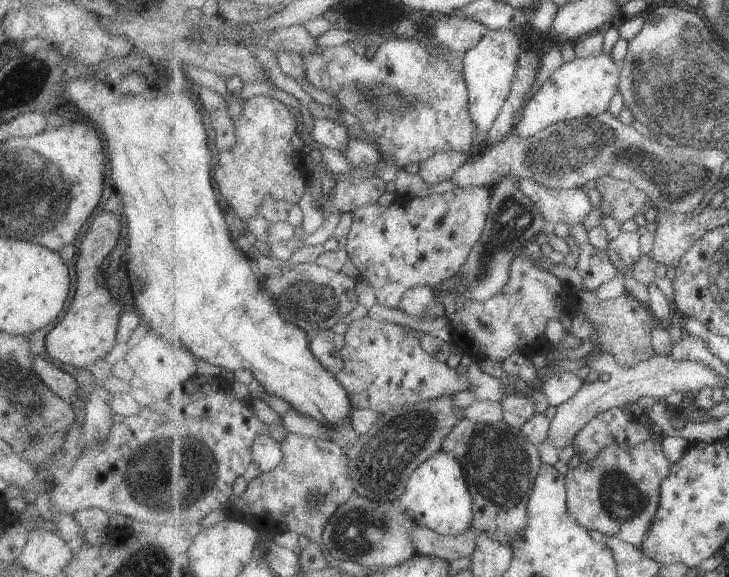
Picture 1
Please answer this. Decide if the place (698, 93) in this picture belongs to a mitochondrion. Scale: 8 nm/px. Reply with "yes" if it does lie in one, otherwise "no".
yes

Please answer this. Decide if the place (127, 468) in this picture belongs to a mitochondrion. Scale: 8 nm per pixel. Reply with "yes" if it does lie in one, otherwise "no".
yes

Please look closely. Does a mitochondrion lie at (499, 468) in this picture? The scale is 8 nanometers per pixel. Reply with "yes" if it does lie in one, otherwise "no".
yes

